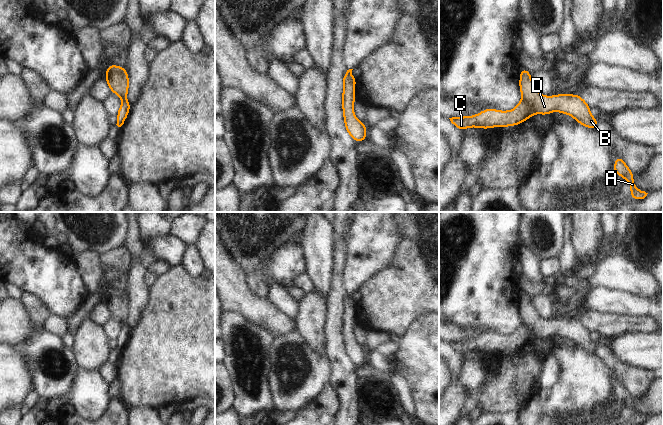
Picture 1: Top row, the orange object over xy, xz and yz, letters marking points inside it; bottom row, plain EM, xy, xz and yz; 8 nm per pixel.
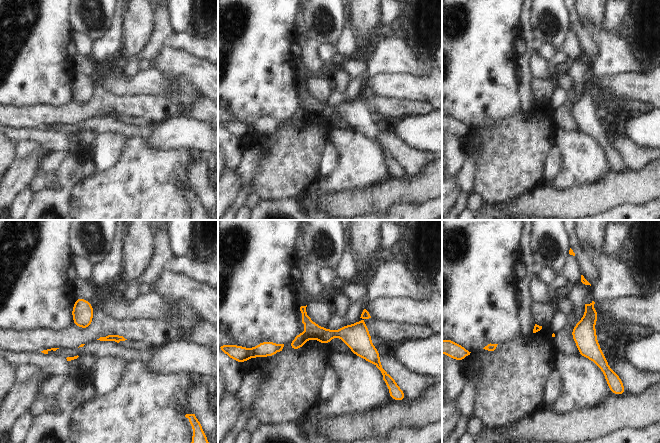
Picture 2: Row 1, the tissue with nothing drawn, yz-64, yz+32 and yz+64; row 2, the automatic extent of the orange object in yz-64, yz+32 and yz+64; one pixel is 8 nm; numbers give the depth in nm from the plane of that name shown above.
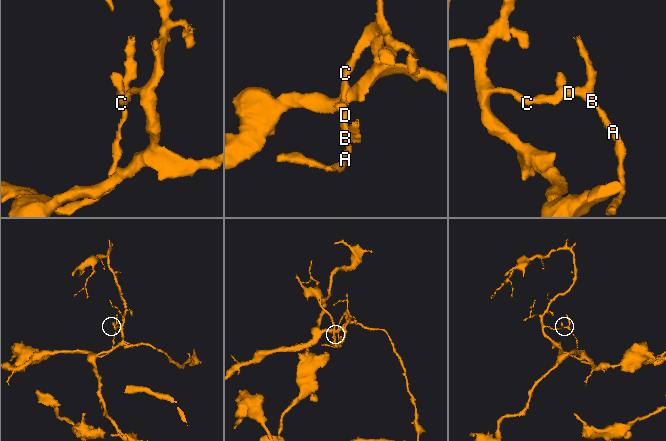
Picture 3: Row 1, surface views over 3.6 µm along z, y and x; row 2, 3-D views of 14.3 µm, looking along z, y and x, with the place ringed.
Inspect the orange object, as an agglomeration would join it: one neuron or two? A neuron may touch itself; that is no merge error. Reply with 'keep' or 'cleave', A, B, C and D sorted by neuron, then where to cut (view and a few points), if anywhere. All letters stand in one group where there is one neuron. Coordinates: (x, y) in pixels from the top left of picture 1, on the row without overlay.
cleave; A B D / C; cut in yz along (522, 323), (534, 337)

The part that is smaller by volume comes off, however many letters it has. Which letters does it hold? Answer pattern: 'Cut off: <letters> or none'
Cut off: A, B, D

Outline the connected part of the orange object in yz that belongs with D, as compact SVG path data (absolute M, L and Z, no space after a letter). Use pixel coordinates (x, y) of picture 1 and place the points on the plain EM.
M522 291L519 301L519 313L522 324L534 335L534 338L547 340L559 336L571 340L578 348L596 354L598 342L591 339L591 331L577 318L545 320L541 318L531 301L531 297Z

